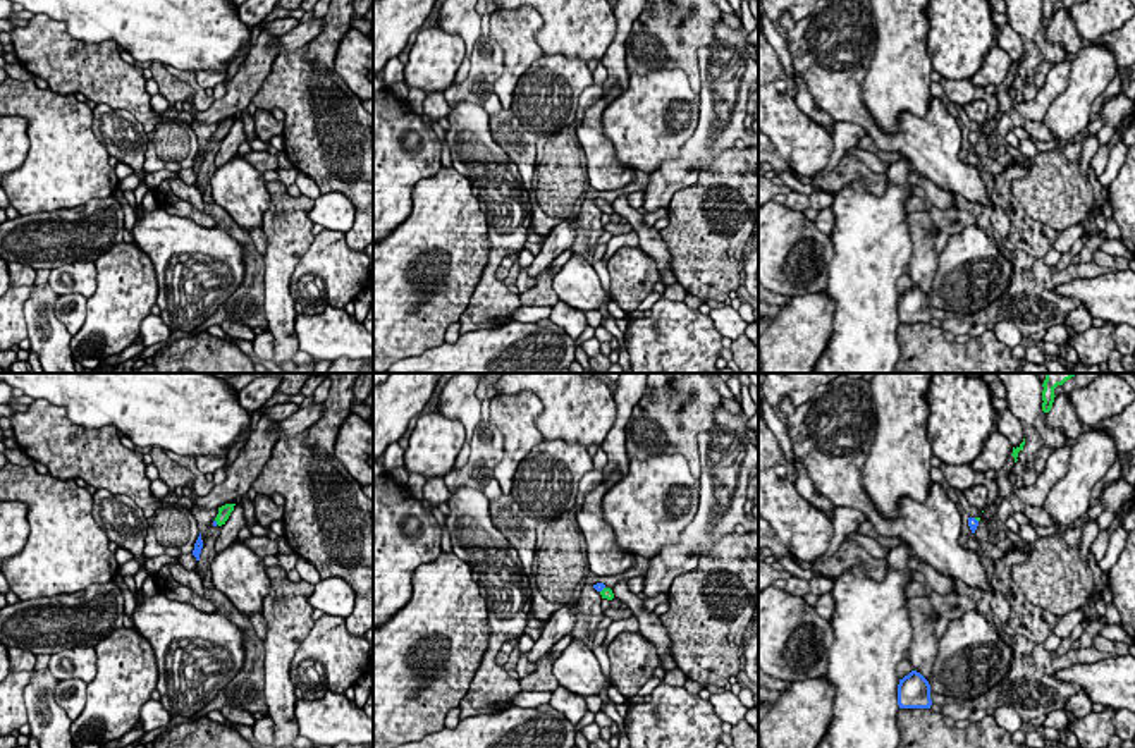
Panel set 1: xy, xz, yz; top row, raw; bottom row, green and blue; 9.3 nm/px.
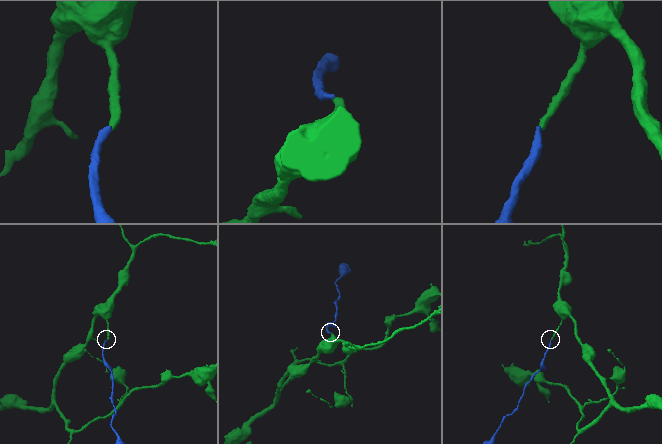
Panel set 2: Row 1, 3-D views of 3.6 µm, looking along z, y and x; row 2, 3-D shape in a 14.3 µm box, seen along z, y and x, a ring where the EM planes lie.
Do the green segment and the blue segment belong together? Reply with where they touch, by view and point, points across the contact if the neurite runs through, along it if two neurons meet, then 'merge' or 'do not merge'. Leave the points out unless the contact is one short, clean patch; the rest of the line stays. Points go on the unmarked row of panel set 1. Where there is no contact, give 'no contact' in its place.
xz (602, 205) | across xz (607, 208), (602, 205), (599, 202) | merge

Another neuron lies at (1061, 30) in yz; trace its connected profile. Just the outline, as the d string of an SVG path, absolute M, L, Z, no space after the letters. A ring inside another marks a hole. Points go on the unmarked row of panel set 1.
M1070 9L1054 12L1052 22L1047 28L1047 41L1061 43L1070 57L1075 57L1082 50L1083 40L1070 15Z

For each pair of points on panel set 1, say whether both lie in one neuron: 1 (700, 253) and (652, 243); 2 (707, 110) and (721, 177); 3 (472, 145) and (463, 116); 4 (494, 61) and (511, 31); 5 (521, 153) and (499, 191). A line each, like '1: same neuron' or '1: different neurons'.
1: different neurons
2: different neurons
3: same neuron
4: different neurons
5: different neurons

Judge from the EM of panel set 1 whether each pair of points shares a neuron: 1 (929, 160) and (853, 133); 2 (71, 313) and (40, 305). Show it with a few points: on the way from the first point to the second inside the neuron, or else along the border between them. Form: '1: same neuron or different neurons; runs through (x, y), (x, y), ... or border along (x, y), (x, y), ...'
1: different neurons; border along (834, 121), (855, 122), (867, 133)
2: different neurons; border along (59, 294), (55, 317), (71, 336)

